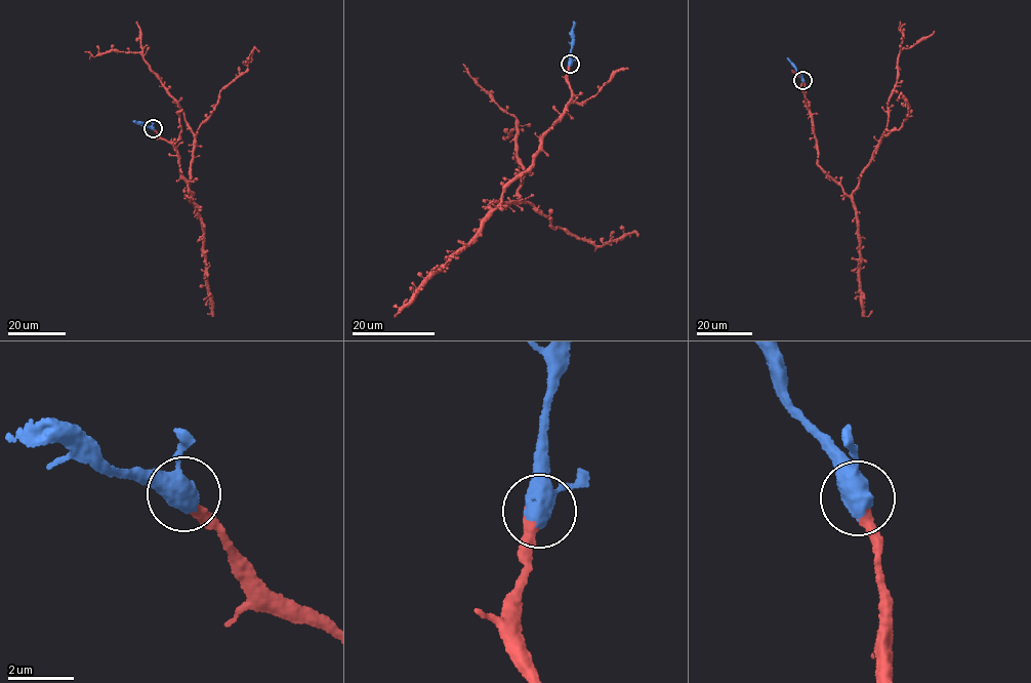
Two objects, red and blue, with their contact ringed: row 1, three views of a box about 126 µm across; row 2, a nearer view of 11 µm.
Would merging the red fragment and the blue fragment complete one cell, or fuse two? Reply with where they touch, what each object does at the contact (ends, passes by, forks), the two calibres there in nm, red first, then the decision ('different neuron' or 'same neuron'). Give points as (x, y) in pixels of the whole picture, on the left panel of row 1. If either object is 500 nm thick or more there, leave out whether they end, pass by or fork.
place (153, 128); calibres 440 and 500 nm; same neuron

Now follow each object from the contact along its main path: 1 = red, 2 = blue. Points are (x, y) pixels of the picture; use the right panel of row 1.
1: (802, 80), (817, 162), (822, 171), (850, 195), (887, 126), (904, 37), (899, 30), (900, 22)
2: (802, 80), (787, 57)

